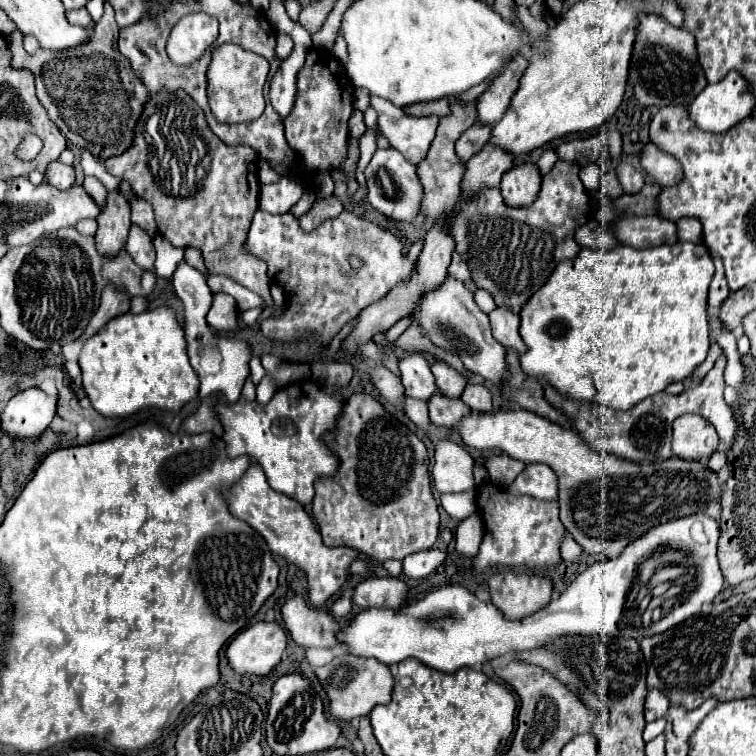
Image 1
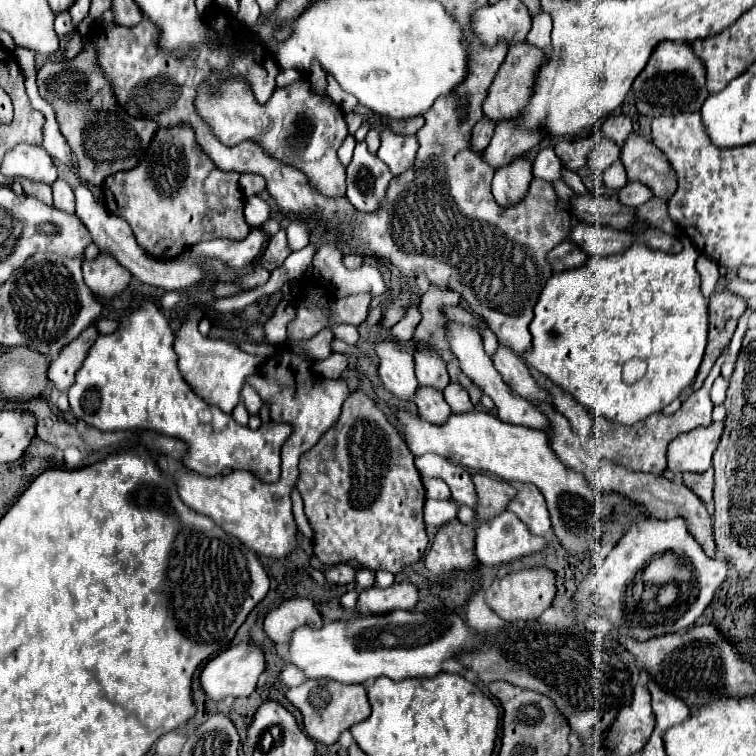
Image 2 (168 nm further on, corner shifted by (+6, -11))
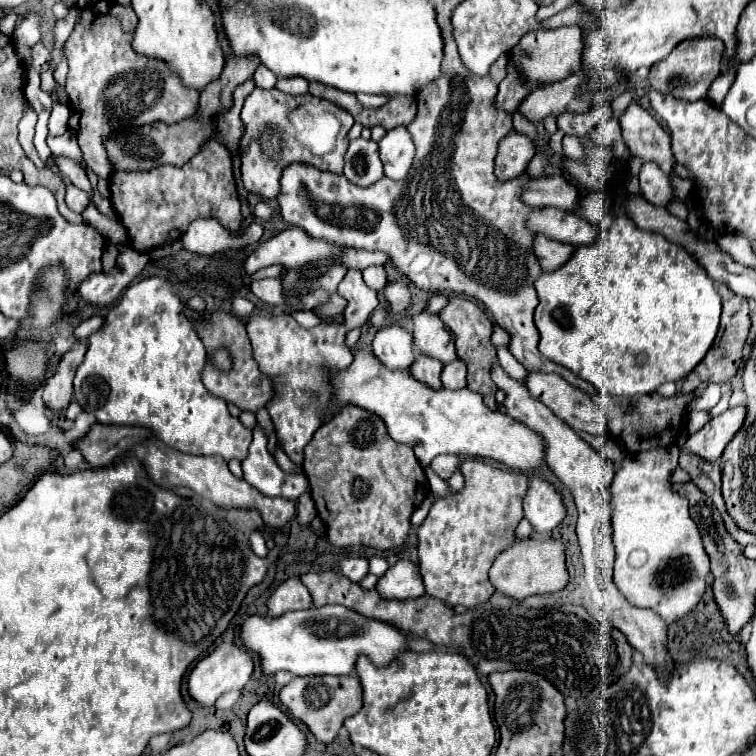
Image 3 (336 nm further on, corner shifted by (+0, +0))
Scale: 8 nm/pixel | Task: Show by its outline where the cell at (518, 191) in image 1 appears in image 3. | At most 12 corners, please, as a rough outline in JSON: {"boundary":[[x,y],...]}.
{"boundary":[[518,131],[498,145],[496,177],[520,177],[536,149]]}

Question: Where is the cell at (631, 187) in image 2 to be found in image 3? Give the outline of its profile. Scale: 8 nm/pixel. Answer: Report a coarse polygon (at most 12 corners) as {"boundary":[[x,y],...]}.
{"boundary":[[644,163],[638,179],[642,197],[664,207],[674,197],[670,177]]}

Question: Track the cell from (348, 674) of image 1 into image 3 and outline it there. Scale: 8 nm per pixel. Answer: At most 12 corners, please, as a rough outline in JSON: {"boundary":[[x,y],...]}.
{"boundary":[[358,675],[294,677],[280,701],[322,743],[362,705]]}

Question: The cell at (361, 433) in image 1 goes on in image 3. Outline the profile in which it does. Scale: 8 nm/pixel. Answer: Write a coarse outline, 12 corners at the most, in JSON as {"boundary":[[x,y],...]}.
{"boundary":[[344,405],[304,449],[334,547],[408,541],[412,449]]}

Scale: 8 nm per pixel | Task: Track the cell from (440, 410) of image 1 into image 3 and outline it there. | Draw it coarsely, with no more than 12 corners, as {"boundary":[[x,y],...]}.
{"boundary":[[420,355],[410,373],[430,389],[442,389],[442,363]]}

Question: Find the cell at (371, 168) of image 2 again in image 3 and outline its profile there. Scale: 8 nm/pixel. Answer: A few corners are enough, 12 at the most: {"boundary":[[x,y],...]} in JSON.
{"boundary":[[350,141],[344,175],[374,185],[384,169],[378,143]]}

